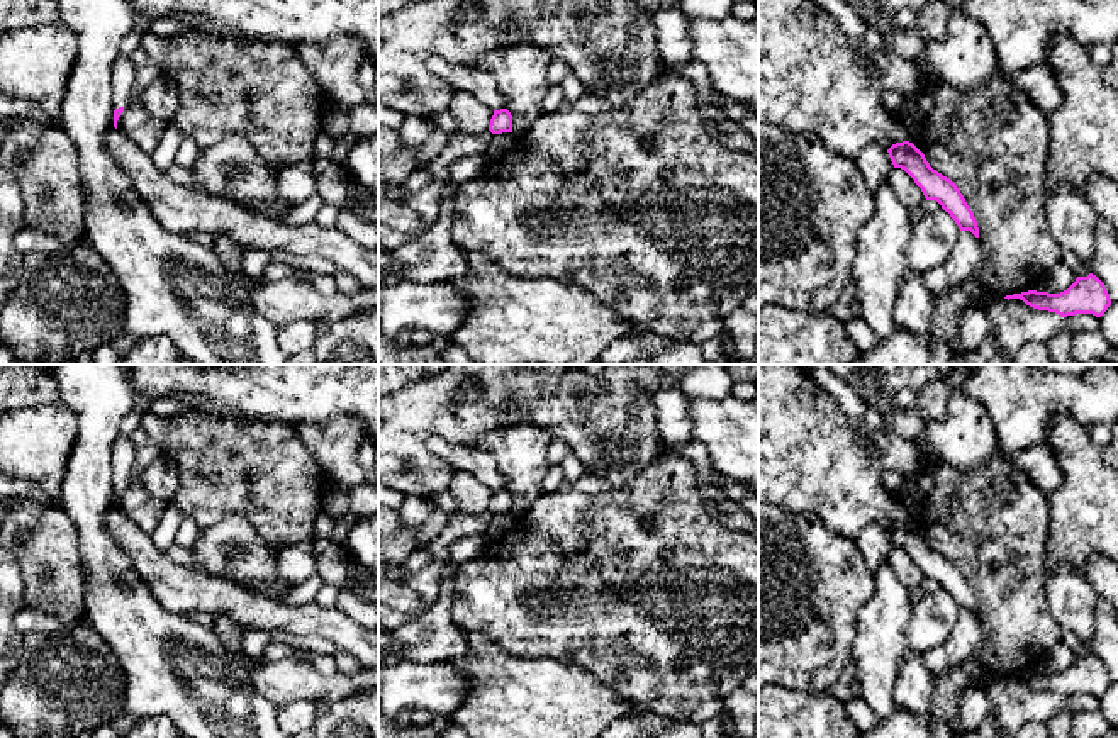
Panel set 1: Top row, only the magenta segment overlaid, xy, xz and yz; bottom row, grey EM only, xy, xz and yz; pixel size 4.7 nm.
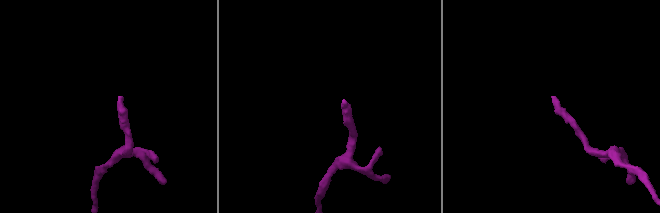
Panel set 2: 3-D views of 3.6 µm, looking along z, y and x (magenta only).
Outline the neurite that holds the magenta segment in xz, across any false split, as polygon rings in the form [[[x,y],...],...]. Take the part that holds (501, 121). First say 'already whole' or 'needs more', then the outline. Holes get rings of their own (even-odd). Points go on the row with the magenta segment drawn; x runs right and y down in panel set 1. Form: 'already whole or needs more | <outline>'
already whole | [[[507,109],[494,110],[489,124],[492,134],[512,132],[512,115]]]

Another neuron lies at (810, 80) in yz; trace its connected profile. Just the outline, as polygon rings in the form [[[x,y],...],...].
[[[758,0],[758,126],[770,124],[789,132],[811,132],[848,159],[855,159],[867,144],[882,144],[889,149],[896,143],[908,141],[903,124],[884,109],[880,93],[897,90],[911,95],[921,81],[921,66],[879,51],[869,51],[869,58],[877,66],[875,78],[857,58],[836,19],[816,0]]]

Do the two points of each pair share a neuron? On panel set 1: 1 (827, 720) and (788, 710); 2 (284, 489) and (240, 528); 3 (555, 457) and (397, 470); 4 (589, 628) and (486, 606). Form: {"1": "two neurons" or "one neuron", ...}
{"1": "one neuron", "2": "two neurons", "3": "two neurons", "4": "one neuron"}

